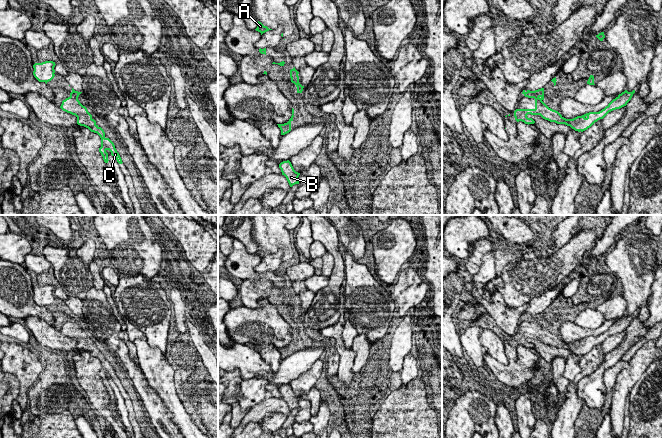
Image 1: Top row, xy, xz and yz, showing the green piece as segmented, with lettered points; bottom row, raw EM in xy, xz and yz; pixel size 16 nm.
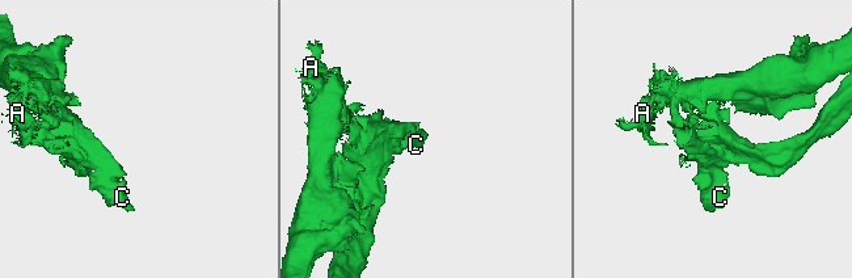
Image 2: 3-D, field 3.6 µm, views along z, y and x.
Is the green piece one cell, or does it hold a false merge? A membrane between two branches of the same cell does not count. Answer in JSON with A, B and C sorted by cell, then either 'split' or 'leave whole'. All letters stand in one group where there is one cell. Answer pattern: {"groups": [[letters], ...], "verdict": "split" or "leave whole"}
{"groups": [["A"], ["B", "C"]], "verdict": "split"}

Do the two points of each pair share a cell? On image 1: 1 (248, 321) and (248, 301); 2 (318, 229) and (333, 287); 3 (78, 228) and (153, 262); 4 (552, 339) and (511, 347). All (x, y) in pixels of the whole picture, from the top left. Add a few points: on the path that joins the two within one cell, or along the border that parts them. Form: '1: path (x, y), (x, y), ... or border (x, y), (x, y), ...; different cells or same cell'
1: border (260, 299), (256, 308), (247, 308), (244, 305); different cells
2: path (330, 243), (338, 258), (338, 273); same cell
3: path (97, 228), (116, 228), (134, 246); same cell
4: path (542, 333), (524, 333), (520, 337); same cell

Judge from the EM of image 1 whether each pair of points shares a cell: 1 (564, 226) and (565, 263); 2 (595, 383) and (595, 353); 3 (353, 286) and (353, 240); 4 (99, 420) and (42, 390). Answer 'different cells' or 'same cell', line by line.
1: different cells
2: different cells
3: different cells
4: same cell

